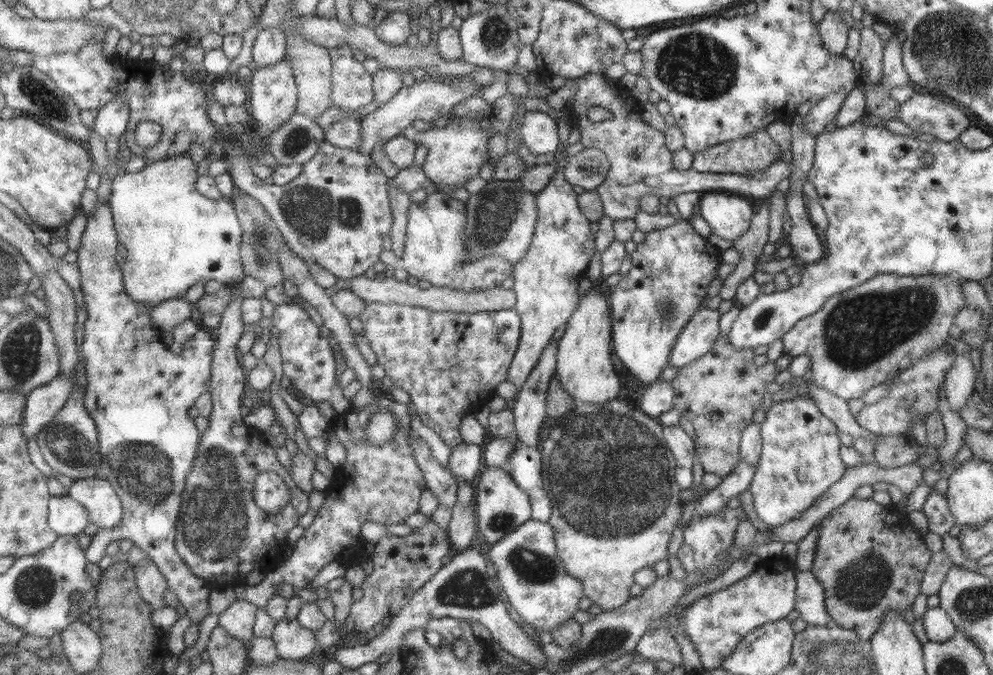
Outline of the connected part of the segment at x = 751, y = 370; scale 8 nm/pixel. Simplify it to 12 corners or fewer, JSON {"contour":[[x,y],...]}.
{"contour":[[727,335],[677,369],[673,406],[694,428],[703,472],[740,459],[775,362]]}

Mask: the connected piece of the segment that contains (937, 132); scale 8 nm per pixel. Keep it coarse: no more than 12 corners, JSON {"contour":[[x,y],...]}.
{"contour":[[920,89],[896,119],[946,143],[969,128],[954,101]]}

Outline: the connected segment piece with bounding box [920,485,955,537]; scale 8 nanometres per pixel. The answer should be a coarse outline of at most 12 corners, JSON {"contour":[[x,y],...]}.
{"contour":[[933,485],[920,511],[937,536],[955,525],[945,494]]}

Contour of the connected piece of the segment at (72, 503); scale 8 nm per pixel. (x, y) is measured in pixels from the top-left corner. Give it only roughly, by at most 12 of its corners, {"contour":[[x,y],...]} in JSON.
{"contour":[[69,494],[52,496],[48,519],[60,536],[81,534],[89,510]]}

